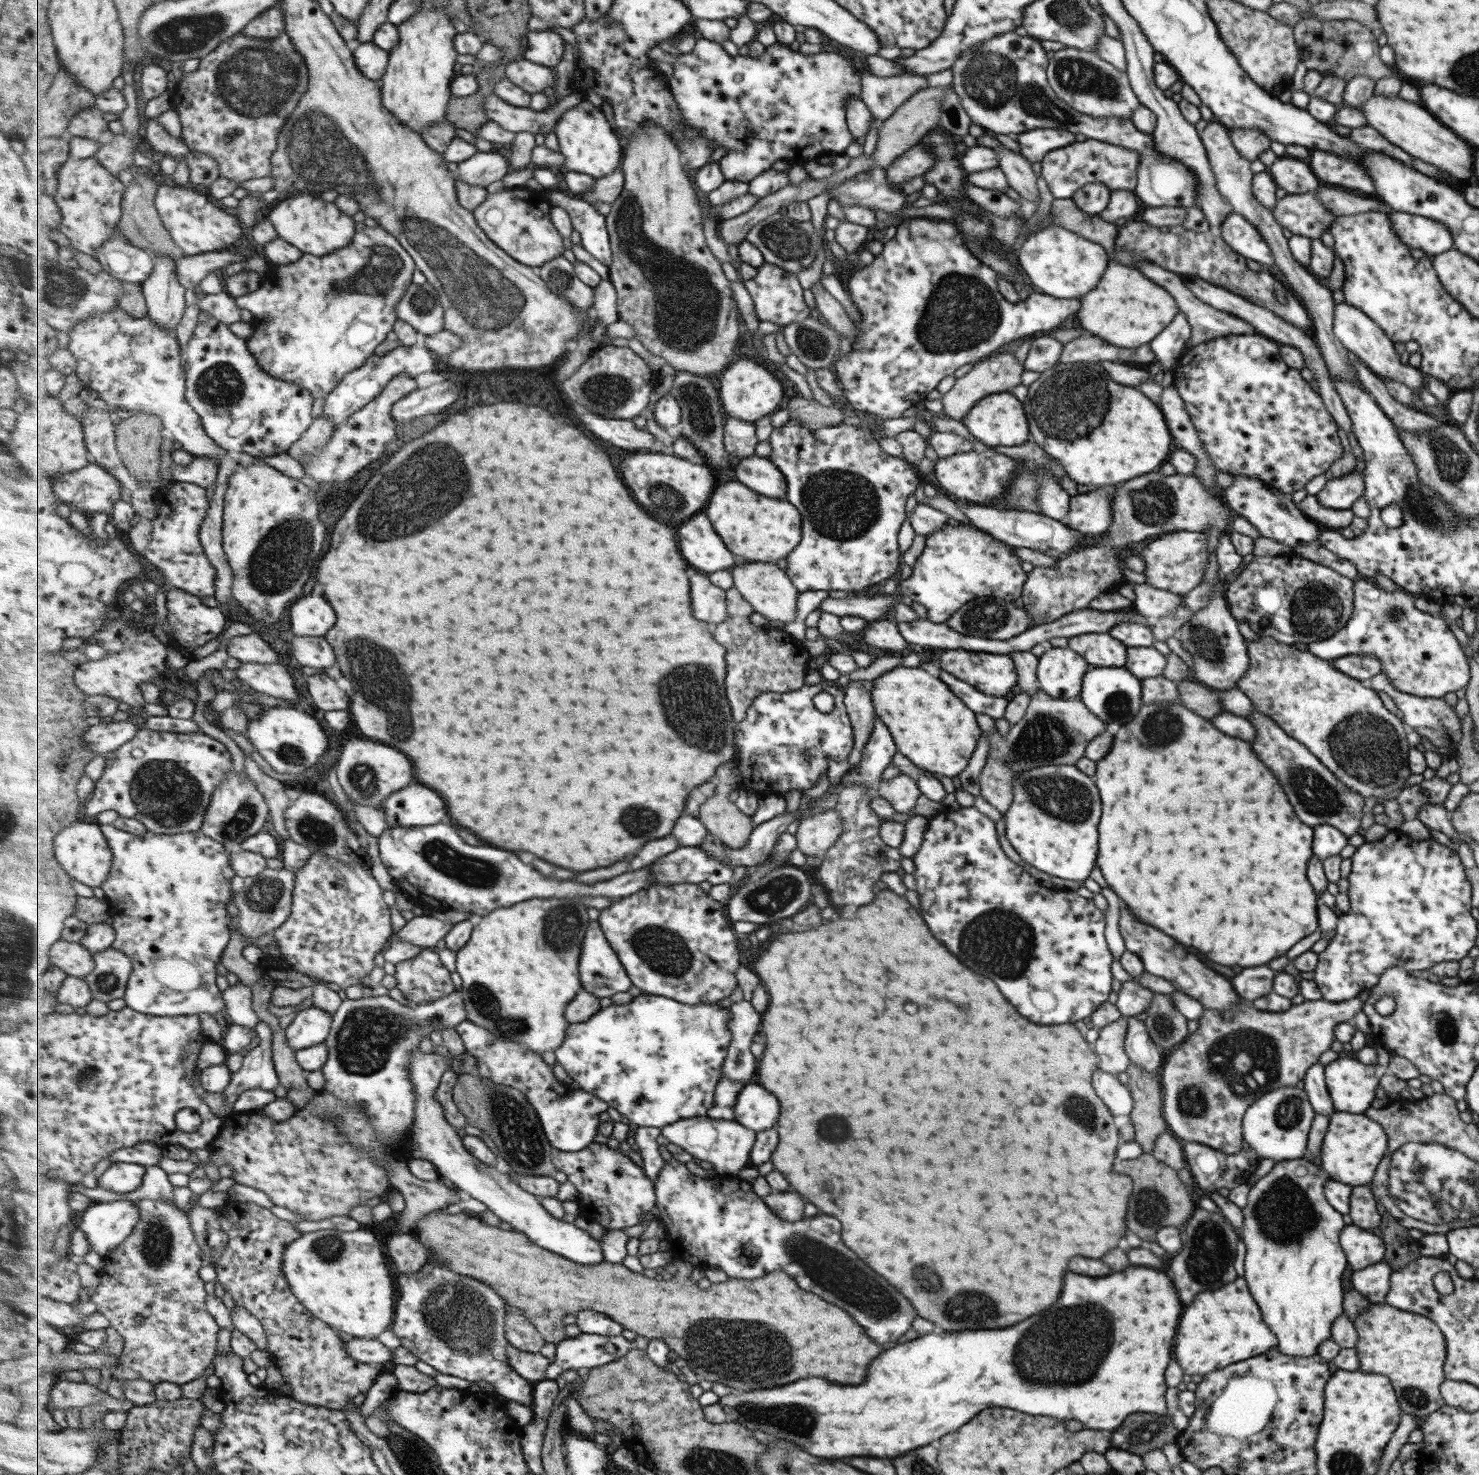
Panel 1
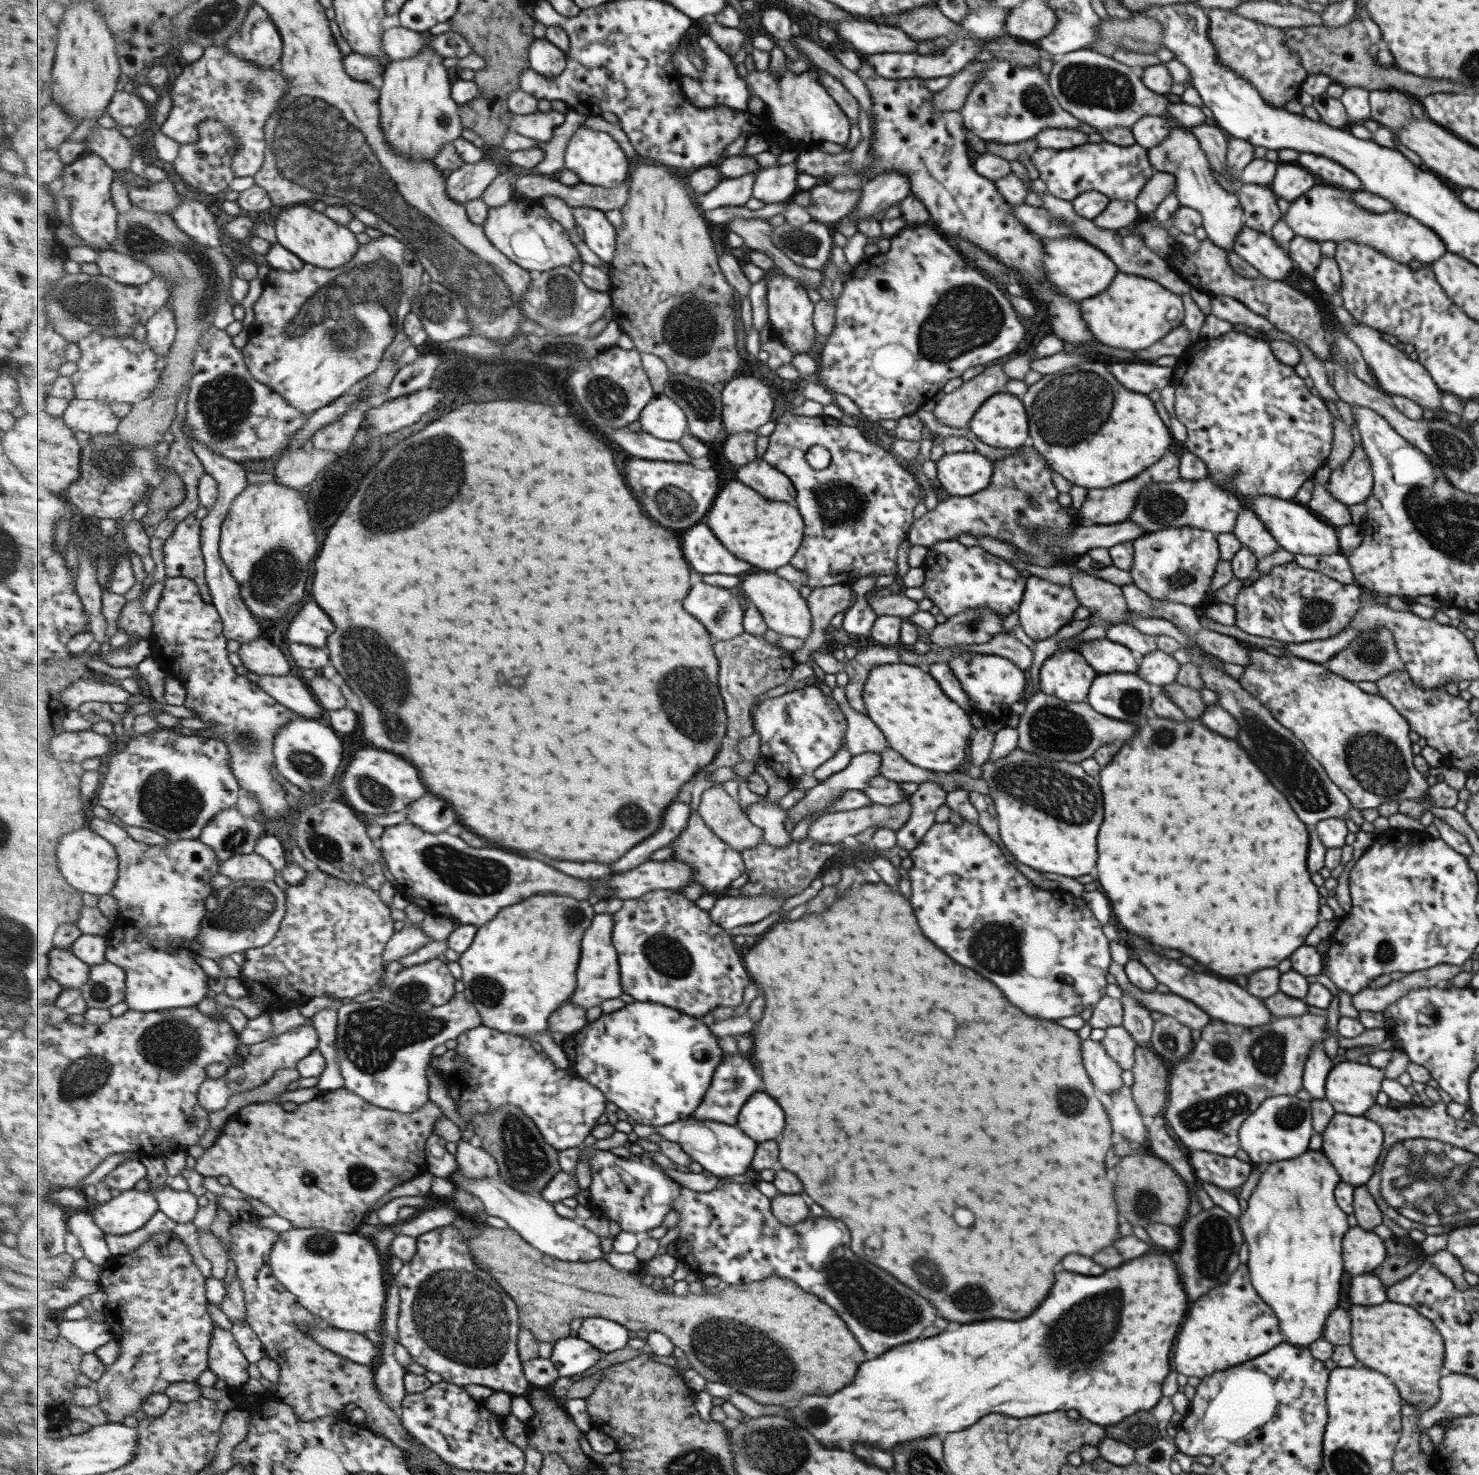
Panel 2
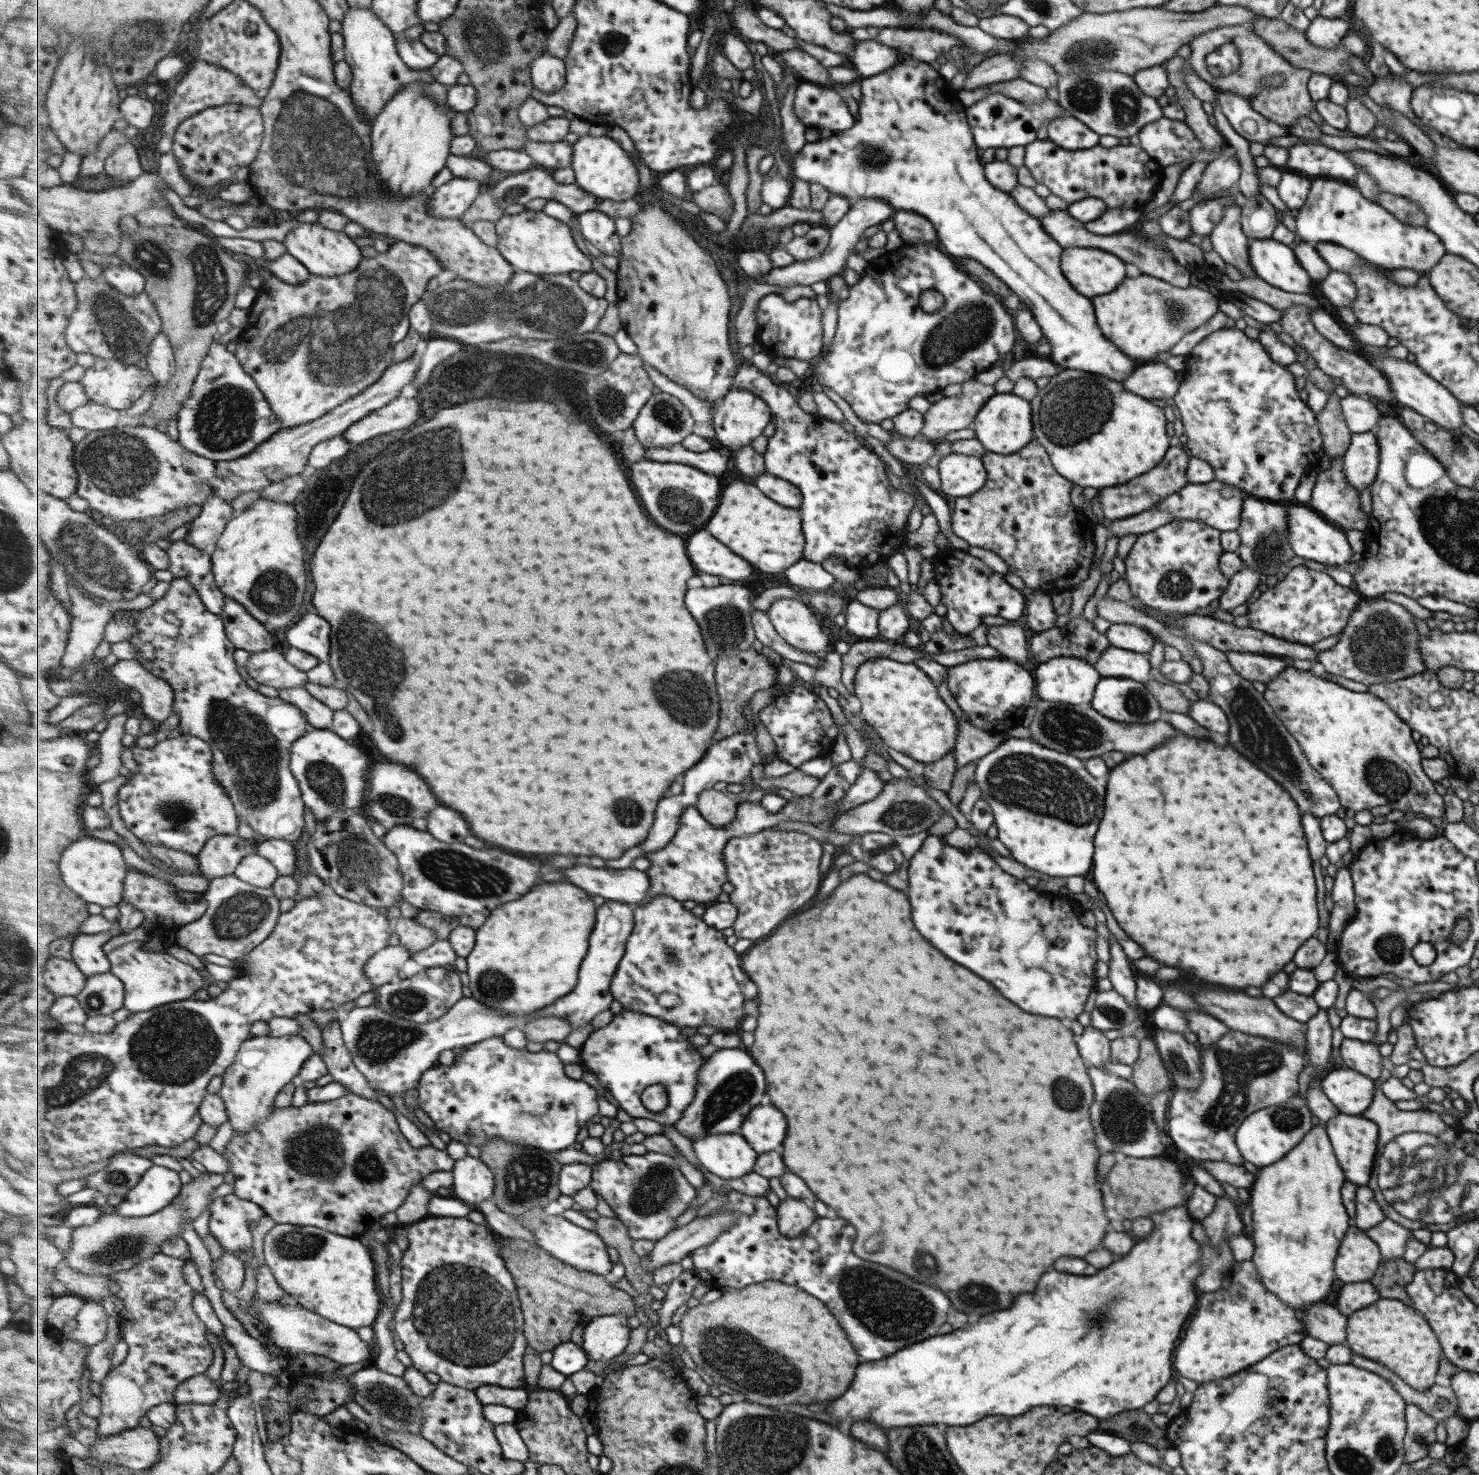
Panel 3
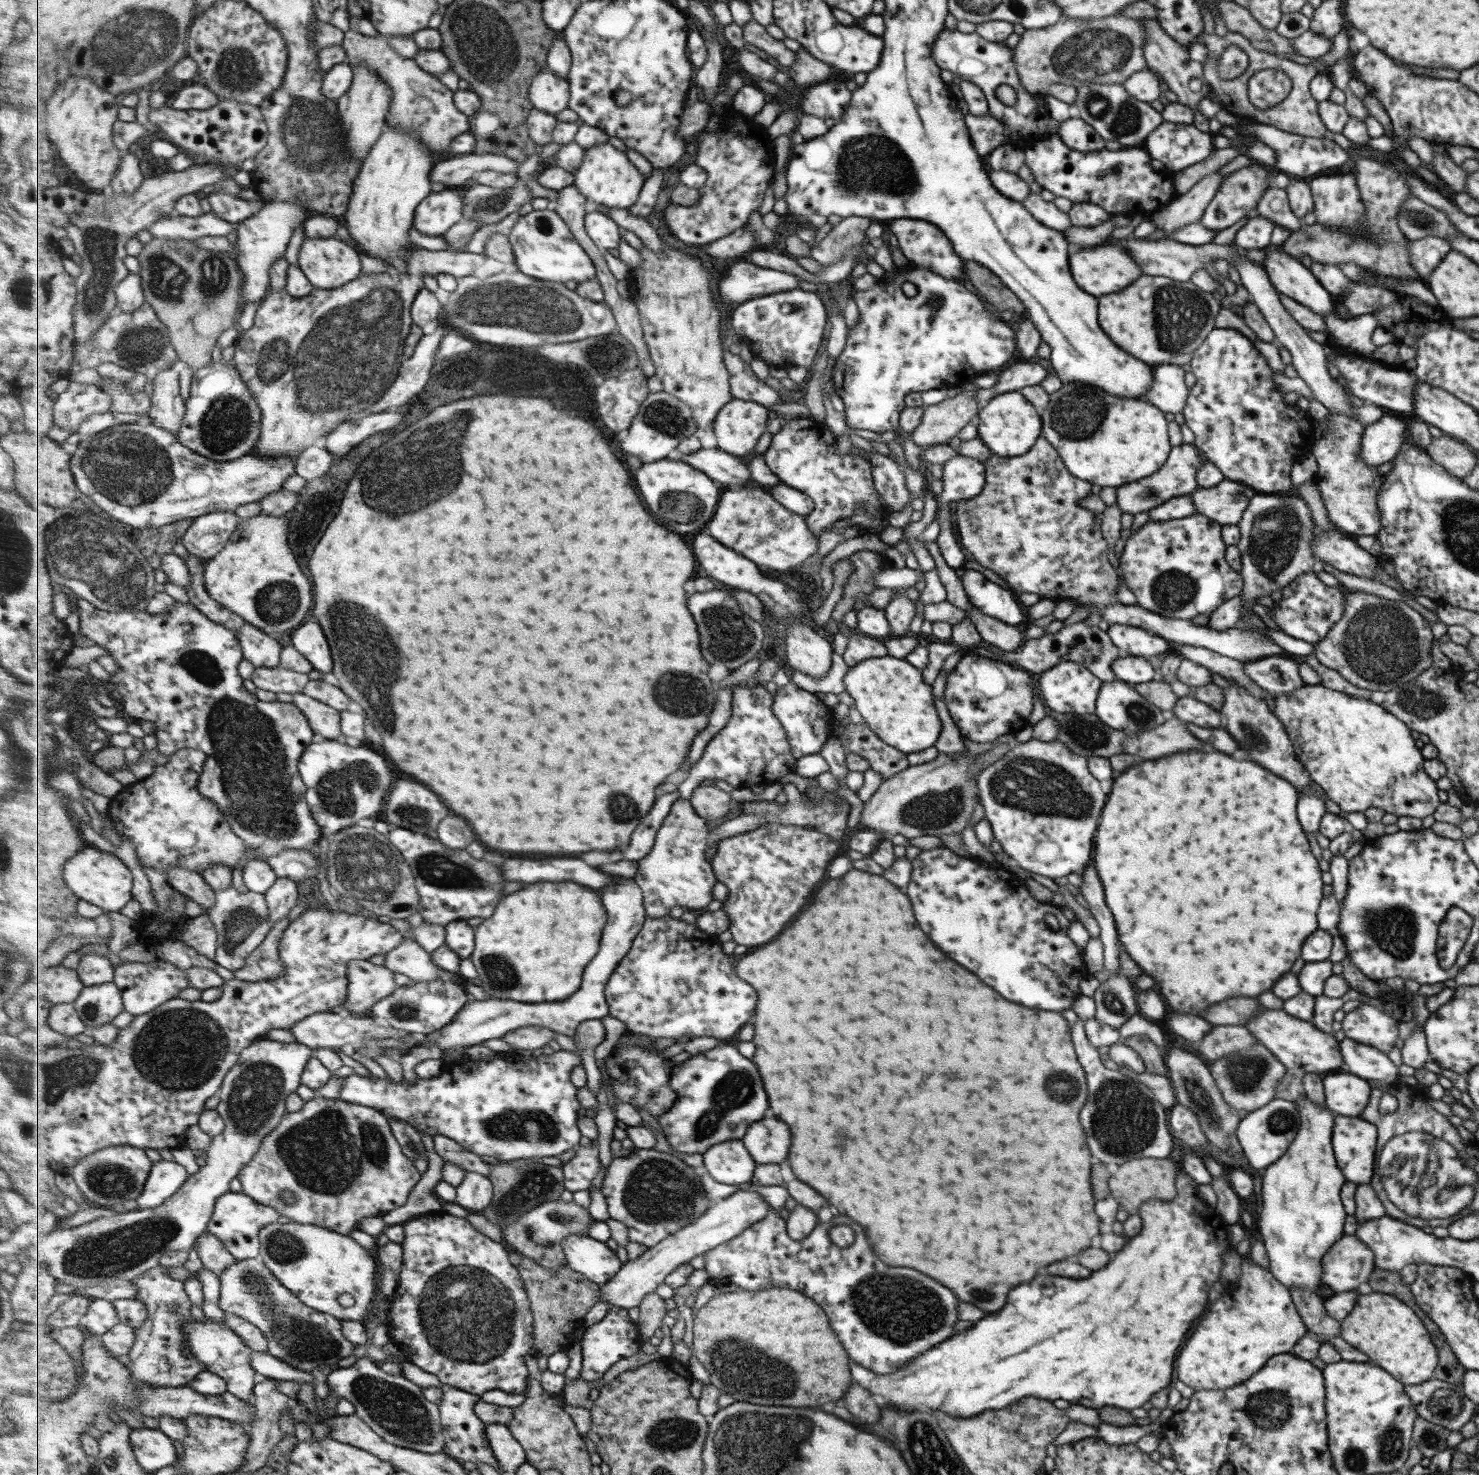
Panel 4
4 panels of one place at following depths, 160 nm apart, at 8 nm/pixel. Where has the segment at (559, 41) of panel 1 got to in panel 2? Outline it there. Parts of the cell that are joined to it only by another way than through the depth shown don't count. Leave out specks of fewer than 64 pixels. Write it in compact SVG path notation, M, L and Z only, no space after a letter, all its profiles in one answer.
M536 39L530 46L530 68L546 78L559 76L568 65L566 52L550 40Z

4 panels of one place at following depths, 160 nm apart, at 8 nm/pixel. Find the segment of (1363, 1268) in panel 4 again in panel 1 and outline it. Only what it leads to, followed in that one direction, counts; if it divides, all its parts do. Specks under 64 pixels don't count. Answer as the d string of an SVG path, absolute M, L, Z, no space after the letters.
M1353 1224L1344 1226L1339 1234L1338 1242L1344 1252L1346 1263L1353 1271L1375 1264L1383 1258L1384 1247L1379 1235Z

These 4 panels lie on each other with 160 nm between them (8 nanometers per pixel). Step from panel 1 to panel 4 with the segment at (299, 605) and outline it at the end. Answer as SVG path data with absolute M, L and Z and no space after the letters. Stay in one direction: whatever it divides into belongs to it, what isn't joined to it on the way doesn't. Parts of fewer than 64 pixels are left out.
M305 622L301 628L291 632L292 645L307 657L317 672L334 672L334 656L329 640L317 622Z

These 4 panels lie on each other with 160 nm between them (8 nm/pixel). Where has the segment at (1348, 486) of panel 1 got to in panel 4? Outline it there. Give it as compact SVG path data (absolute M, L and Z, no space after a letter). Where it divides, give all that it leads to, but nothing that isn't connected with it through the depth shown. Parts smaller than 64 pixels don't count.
M1383 415L1373 424L1365 425L1360 440L1364 463L1377 467L1393 460L1409 440L1407 432L1407 424L1391 415Z

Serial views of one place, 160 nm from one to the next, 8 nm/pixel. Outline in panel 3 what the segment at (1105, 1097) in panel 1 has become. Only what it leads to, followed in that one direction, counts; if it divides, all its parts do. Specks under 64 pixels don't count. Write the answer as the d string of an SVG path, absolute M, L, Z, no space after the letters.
M1090 1025L1083 1027L1082 1033L1075 1038L1079 1056L1086 1067L1091 1065L1102 1068L1105 1062L1109 1062L1109 1043L1103 1031Z

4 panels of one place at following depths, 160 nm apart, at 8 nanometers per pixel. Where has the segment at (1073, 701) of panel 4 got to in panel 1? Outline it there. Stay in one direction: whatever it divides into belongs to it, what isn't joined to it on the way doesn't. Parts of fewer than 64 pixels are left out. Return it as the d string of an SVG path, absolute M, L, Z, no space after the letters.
M1046 646L1044 653L1037 657L1036 662L1035 676L1038 682L1038 689L1055 699L1077 698L1081 689L1083 675L1089 668L1087 661L1068 647Z

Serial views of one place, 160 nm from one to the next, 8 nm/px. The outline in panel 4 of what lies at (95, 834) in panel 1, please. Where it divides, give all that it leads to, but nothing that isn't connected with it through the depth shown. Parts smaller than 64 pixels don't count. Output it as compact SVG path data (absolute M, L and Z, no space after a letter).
M85 846L68 860L64 872L68 887L80 898L95 906L100 907L104 912L119 912L134 899L134 873L123 862L113 854L101 851L97 847Z

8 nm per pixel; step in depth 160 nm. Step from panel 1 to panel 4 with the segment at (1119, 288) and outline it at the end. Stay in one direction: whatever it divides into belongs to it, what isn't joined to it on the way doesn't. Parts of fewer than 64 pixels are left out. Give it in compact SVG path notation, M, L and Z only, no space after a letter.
M1141 274L1141 278L1135 280L1131 286L1123 288L1123 292L1097 298L1097 320L1103 332L1111 338L1111 342L1119 346L1123 352L1147 364L1163 365L1169 364L1169 360L1173 359L1175 354L1192 354L1203 343L1207 333L1213 330L1220 307L1220 303L1210 292L1199 290L1192 280L1177 282L1163 276Z

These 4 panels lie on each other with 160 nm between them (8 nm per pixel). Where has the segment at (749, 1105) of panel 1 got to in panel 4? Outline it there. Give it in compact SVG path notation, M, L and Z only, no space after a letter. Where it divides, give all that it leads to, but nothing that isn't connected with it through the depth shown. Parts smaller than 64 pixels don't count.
M777 1118L753 1123L742 1141L757 1165L783 1164L791 1150L791 1128Z

